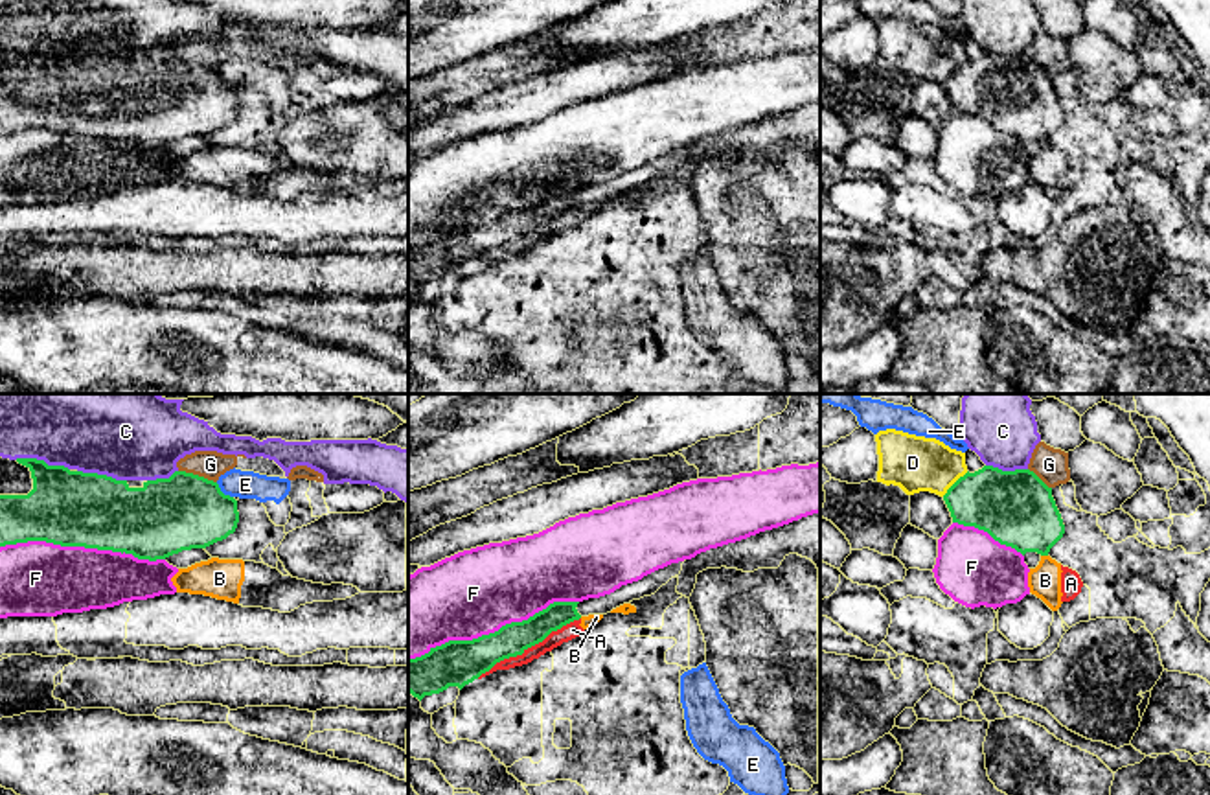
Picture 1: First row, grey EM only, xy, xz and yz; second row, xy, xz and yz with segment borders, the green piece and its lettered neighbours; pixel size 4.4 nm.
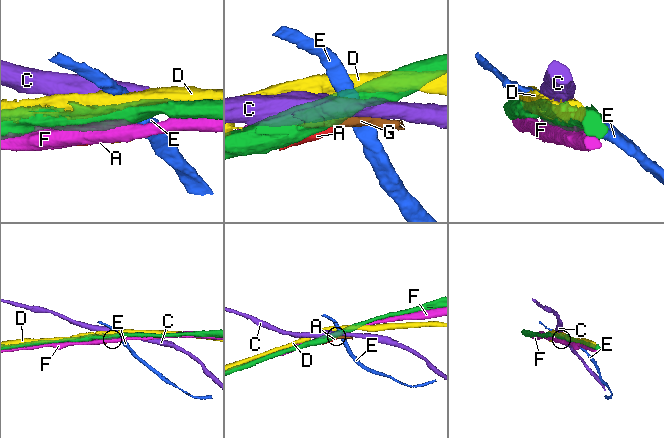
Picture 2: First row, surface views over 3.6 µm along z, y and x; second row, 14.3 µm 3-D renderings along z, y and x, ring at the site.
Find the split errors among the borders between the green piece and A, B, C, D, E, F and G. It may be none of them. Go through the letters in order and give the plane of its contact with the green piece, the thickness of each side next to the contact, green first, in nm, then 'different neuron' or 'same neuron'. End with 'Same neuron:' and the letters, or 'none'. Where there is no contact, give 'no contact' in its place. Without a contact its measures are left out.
A: xz | 160/70 nm | different neuron
B: yz | 320/140 nm | different neuron
C: xy | 340/500 nm | different neuron
D: yz | 300/240 nm | different neuron
E: xy | 320/130 nm | different neuron
F: xz | 200/380 nm | different neuron
G: xy | 320/130 nm | different neuron
Same neuron: none

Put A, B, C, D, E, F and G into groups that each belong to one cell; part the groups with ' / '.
A B / C / D / E / F / G

